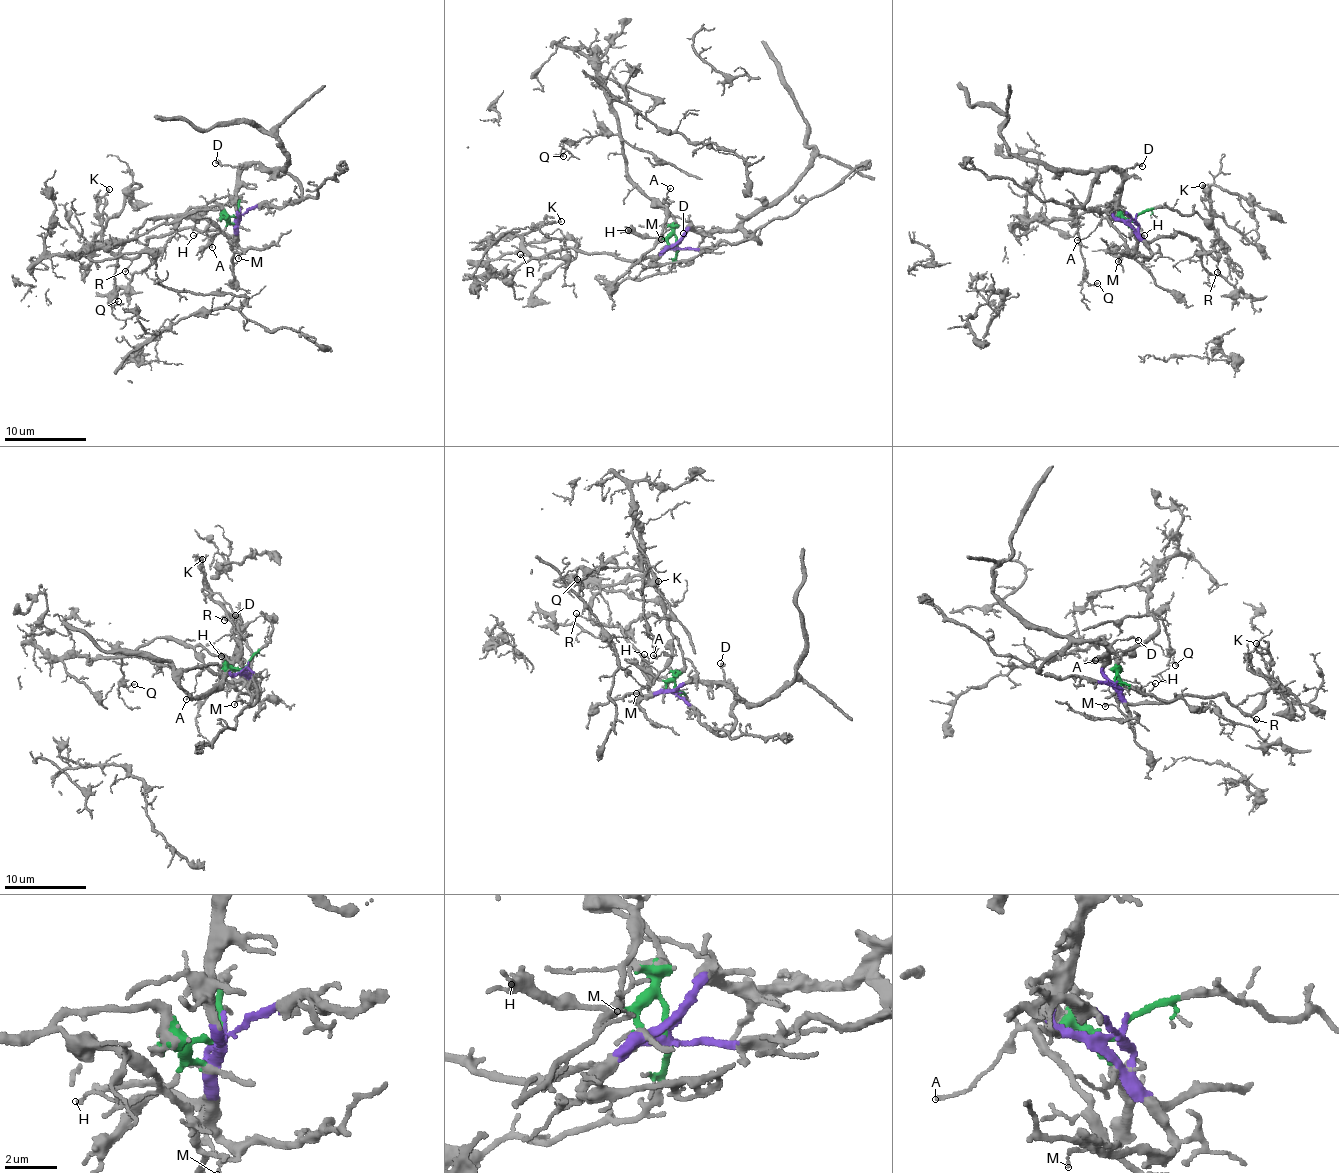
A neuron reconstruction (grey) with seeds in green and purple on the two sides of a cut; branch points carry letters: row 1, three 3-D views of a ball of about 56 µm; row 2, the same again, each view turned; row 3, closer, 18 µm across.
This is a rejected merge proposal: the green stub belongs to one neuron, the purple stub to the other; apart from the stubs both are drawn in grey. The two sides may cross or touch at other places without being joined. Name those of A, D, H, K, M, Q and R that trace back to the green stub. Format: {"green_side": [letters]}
{"green_side": ["A", "H", "M", "Q"]}

